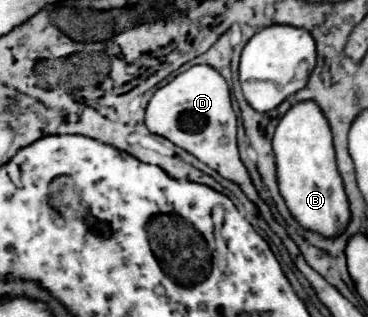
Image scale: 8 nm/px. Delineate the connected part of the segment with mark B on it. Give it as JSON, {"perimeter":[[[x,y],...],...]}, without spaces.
{"perimeter":[[[313,100],[291,106],[279,120],[273,136],[273,154],[281,196],[285,198],[287,208],[299,220],[299,224],[329,238],[343,232],[351,216],[349,202],[335,164],[331,128],[323,116],[323,110]]]}

